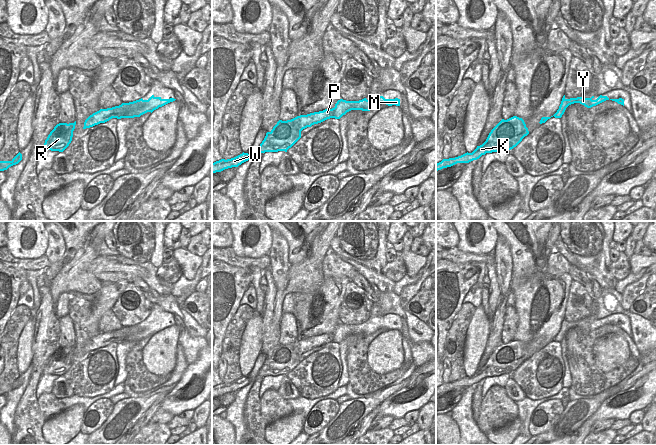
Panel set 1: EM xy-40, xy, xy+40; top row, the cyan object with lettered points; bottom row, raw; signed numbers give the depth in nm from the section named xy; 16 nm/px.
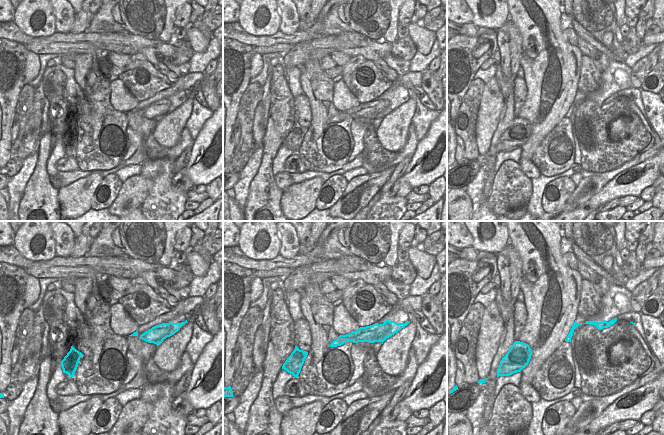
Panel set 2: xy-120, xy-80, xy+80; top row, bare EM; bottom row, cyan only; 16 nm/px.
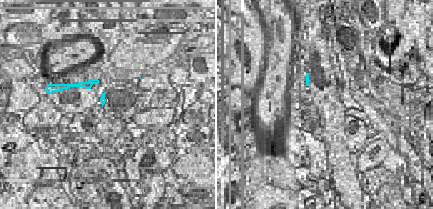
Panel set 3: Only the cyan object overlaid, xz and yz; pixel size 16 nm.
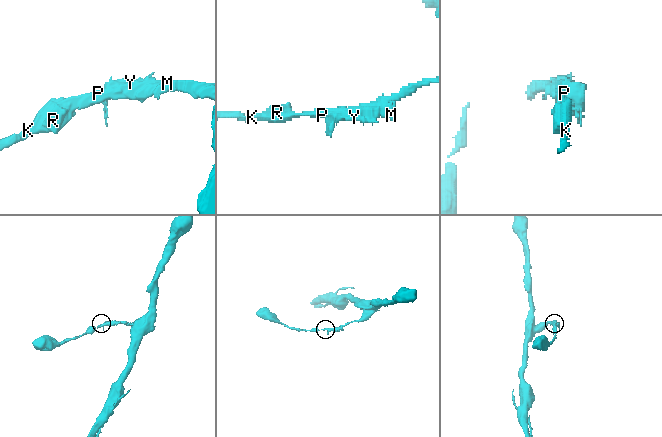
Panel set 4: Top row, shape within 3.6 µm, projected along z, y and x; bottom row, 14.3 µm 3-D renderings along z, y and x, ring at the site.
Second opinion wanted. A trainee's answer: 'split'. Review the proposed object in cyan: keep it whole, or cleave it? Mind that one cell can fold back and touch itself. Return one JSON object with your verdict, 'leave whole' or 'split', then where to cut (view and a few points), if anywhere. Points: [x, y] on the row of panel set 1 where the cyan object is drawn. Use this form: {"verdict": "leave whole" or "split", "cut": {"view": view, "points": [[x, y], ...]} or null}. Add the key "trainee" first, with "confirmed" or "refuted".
{"trainee": "refuted", "verdict": "leave whole", "cut": null}

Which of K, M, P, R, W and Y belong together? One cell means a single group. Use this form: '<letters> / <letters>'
K M P R W Y

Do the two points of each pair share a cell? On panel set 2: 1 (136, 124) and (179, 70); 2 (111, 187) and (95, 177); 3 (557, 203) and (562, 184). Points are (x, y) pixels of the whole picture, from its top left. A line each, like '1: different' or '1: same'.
1: different
2: different
3: same

